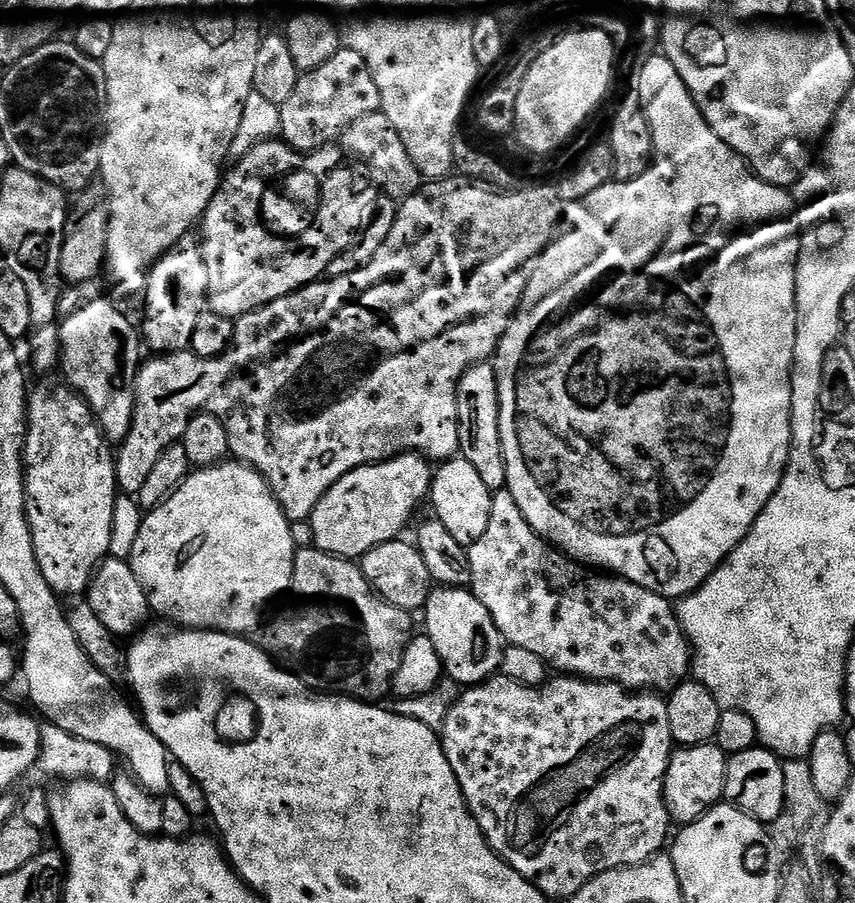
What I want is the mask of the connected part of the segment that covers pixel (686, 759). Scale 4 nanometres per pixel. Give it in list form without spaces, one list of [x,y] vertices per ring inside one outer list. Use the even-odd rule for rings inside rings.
[[[714,742],[693,748],[677,747],[670,758],[664,779],[664,801],[673,825],[692,824],[724,800],[728,756]]]

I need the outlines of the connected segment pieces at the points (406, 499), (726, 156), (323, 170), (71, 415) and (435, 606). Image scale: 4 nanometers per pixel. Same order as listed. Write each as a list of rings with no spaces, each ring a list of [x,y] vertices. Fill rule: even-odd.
[[[419,454],[396,456],[346,474],[330,486],[312,512],[314,547],[332,556],[359,558],[374,546],[397,539],[411,522],[416,507],[429,499],[433,475],[433,465]]]
[[[653,54],[653,55],[651,55],[651,56],[649,56],[649,57],[647,57],[647,59],[645,59],[645,60],[644,60],[644,61],[643,61],[643,63],[645,63],[645,64],[644,64],[644,65],[642,65],[642,66],[641,66],[641,68],[640,68],[640,73],[638,73],[638,74],[637,74],[637,76],[636,76],[636,92],[637,92],[637,94],[638,94],[638,95],[640,95],[640,97],[638,97],[638,103],[639,103],[639,105],[640,105],[640,107],[641,107],[641,108],[643,108],[643,110],[644,110],[644,113],[645,113],[645,114],[646,114],[646,122],[650,122],[650,134],[651,134],[651,135],[652,135],[652,147],[653,147],[653,149],[654,149],[654,159],[653,159],[653,161],[652,161],[652,163],[651,163],[651,164],[649,164],[649,166],[648,166],[648,169],[646,169],[646,170],[645,170],[645,171],[644,171],[644,172],[643,172],[643,174],[641,174],[641,175],[640,175],[640,176],[639,176],[639,177],[638,177],[638,178],[634,178],[634,179],[633,179],[633,180],[631,180],[631,181],[630,181],[630,182],[609,182],[609,183],[606,183],[606,184],[603,184],[603,186],[601,186],[601,187],[600,187],[600,188],[599,188],[599,189],[598,189],[598,190],[594,190],[594,194],[586,194],[586,198],[582,198],[582,199],[581,199],[581,200],[576,200],[576,201],[575,201],[575,202],[574,202],[574,203],[572,203],[572,204],[569,204],[569,205],[567,205],[567,207],[565,207],[565,208],[564,208],[564,209],[563,209],[563,212],[562,212],[562,227],[561,227],[561,228],[560,228],[560,229],[559,229],[559,232],[558,232],[558,235],[557,235],[557,236],[556,236],[556,237],[555,237],[555,239],[553,239],[553,241],[552,241],[552,243],[551,243],[551,244],[549,244],[549,245],[548,245],[548,247],[547,247],[547,248],[545,248],[545,250],[544,250],[544,252],[543,252],[543,253],[542,253],[542,254],[541,254],[541,255],[540,255],[540,258],[539,258],[539,260],[537,260],[537,261],[536,261],[536,263],[535,263],[535,265],[534,265],[534,267],[533,267],[533,268],[532,268],[532,269],[531,269],[531,272],[530,272],[530,275],[529,275],[529,277],[528,277],[528,285],[527,285],[527,286],[526,286],[526,290],[525,290],[525,291],[524,291],[524,299],[523,299],[523,300],[521,300],[521,302],[520,302],[520,307],[519,307],[519,308],[517,308],[517,310],[516,310],[516,314],[515,314],[515,316],[513,316],[513,318],[512,318],[512,321],[511,321],[511,322],[510,322],[510,326],[509,326],[509,327],[508,327],[508,329],[507,329],[507,330],[506,330],[506,334],[505,334],[505,335],[504,335],[504,336],[503,336],[503,338],[502,338],[502,339],[501,339],[501,340],[500,340],[500,344],[499,344],[499,346],[497,346],[497,348],[496,348],[496,355],[495,355],[495,357],[494,357],[494,367],[495,367],[495,369],[496,369],[496,377],[497,377],[497,378],[498,378],[498,402],[499,402],[499,403],[500,403],[500,433],[501,433],[501,434],[502,434],[502,450],[503,450],[503,451],[504,451],[504,461],[505,461],[505,462],[506,462],[506,474],[507,474],[507,475],[508,475],[508,482],[507,482],[507,485],[506,485],[506,488],[507,488],[507,491],[509,491],[509,492],[511,492],[511,494],[512,494],[512,497],[513,497],[513,498],[514,498],[514,502],[518,502],[518,510],[522,510],[522,514],[523,514],[523,515],[524,515],[524,517],[525,517],[525,518],[526,518],[526,522],[530,522],[530,526],[531,526],[531,527],[532,527],[532,528],[533,528],[533,530],[534,530],[534,531],[535,531],[535,532],[537,532],[537,533],[538,533],[538,534],[539,534],[539,536],[540,536],[540,537],[541,537],[541,538],[542,538],[542,539],[543,539],[543,540],[546,540],[546,541],[548,541],[548,543],[549,543],[549,544],[551,544],[551,545],[552,545],[552,547],[553,547],[553,548],[558,548],[558,549],[560,549],[560,551],[561,551],[561,552],[563,552],[563,553],[564,553],[564,555],[566,555],[566,556],[569,556],[569,557],[570,557],[570,559],[572,559],[572,560],[574,560],[574,561],[576,561],[576,563],[577,563],[577,564],[582,564],[582,565],[585,565],[585,566],[587,566],[587,567],[588,567],[588,568],[589,568],[589,569],[592,569],[592,570],[603,570],[603,571],[604,571],[604,572],[605,572],[605,573],[608,573],[608,574],[615,574],[615,575],[617,575],[617,576],[619,576],[619,577],[620,577],[620,579],[621,579],[621,580],[629,580],[629,581],[630,581],[630,582],[634,582],[634,583],[635,583],[635,584],[637,584],[637,585],[638,585],[638,586],[642,586],[642,587],[643,587],[643,588],[645,588],[645,589],[646,589],[646,590],[654,590],[654,594],[658,594],[658,595],[659,595],[659,596],[665,596],[665,598],[666,598],[666,599],[668,599],[668,600],[671,600],[671,601],[673,601],[673,602],[676,602],[676,601],[679,601],[679,600],[680,600],[680,599],[681,599],[681,598],[683,598],[683,597],[686,597],[686,596],[689,596],[689,594],[691,594],[691,592],[697,592],[697,591],[698,591],[698,590],[699,590],[699,589],[700,589],[700,587],[701,587],[701,586],[702,586],[702,585],[704,585],[704,583],[706,583],[706,582],[707,582],[707,581],[708,581],[708,579],[709,579],[709,578],[710,578],[710,574],[711,574],[711,573],[712,573],[712,572],[713,572],[713,571],[714,571],[714,570],[715,570],[715,569],[716,569],[716,568],[717,568],[717,567],[718,567],[718,566],[719,566],[719,565],[720,565],[720,564],[721,564],[721,562],[723,562],[723,560],[727,560],[727,559],[728,559],[728,555],[729,555],[729,554],[730,554],[730,553],[731,553],[731,552],[732,552],[732,551],[734,551],[734,549],[736,549],[736,548],[737,548],[737,546],[739,546],[739,545],[740,545],[740,543],[741,543],[741,542],[742,542],[742,538],[746,538],[746,534],[747,534],[747,533],[748,533],[748,532],[749,532],[749,530],[751,530],[751,528],[752,528],[752,527],[753,527],[753,526],[754,526],[754,522],[755,522],[755,521],[756,521],[756,519],[757,519],[757,518],[758,518],[758,514],[762,514],[762,510],[763,510],[763,509],[764,509],[764,507],[765,507],[765,506],[766,506],[766,502],[770,502],[770,498],[771,498],[771,497],[772,497],[772,495],[774,495],[774,494],[775,494],[775,493],[776,493],[776,491],[777,491],[777,490],[778,490],[778,486],[779,486],[779,485],[780,485],[780,483],[781,483],[781,482],[782,482],[782,478],[783,478],[783,477],[784,477],[784,468],[785,468],[785,467],[786,467],[786,466],[787,466],[787,465],[788,465],[788,456],[789,456],[789,454],[790,454],[790,453],[792,453],[792,359],[793,359],[793,358],[794,358],[794,346],[795,346],[795,345],[796,345],[796,263],[797,263],[797,262],[798,262],[798,258],[799,258],[799,257],[800,257],[800,238],[799,238],[799,235],[798,235],[798,216],[797,216],[797,213],[796,213],[796,212],[795,212],[795,211],[794,211],[794,204],[793,204],[793,208],[792,208],[792,200],[793,200],[793,201],[794,201],[794,196],[793,196],[793,193],[792,193],[792,192],[791,192],[791,191],[789,191],[789,189],[787,189],[787,188],[779,188],[779,187],[778,187],[778,186],[774,186],[774,185],[773,185],[773,184],[767,184],[767,182],[765,182],[765,180],[760,180],[760,179],[759,179],[759,178],[758,178],[758,177],[756,177],[756,173],[755,173],[755,172],[753,172],[753,171],[752,171],[752,169],[751,169],[751,168],[749,168],[749,167],[748,167],[748,164],[747,164],[747,162],[745,162],[745,160],[743,160],[743,158],[741,158],[741,157],[740,157],[740,156],[739,156],[739,154],[738,154],[738,153],[736,153],[736,151],[735,151],[735,150],[734,150],[734,149],[732,149],[732,148],[731,148],[731,147],[730,147],[730,146],[726,146],[726,142],[722,142],[722,138],[718,138],[718,134],[714,134],[714,130],[710,130],[710,126],[709,126],[709,125],[708,125],[708,124],[707,124],[707,123],[706,123],[706,121],[704,121],[704,119],[703,119],[703,118],[702,118],[702,114],[701,114],[701,113],[700,113],[700,111],[699,111],[699,110],[698,110],[698,106],[697,106],[697,105],[696,105],[696,103],[695,103],[695,102],[694,102],[694,98],[693,98],[693,97],[692,97],[692,95],[691,95],[691,94],[690,94],[690,90],[686,90],[686,82],[682,82],[682,78],[678,78],[678,70],[674,70],[674,66],[673,66],[673,65],[672,65],[672,64],[671,64],[671,62],[669,62],[669,60],[668,60],[668,59],[666,59],[666,58],[665,58],[665,56],[663,56],[663,55],[662,55],[662,54]]]
[[[280,138],[267,140],[254,146],[250,154],[235,161],[227,169],[214,198],[210,198],[210,204],[206,206],[204,219],[198,225],[198,233],[200,232],[198,243],[208,275],[207,311],[239,318],[278,298],[286,298],[300,288],[305,288],[307,284],[316,283],[327,273],[330,262],[334,262],[334,258],[338,258],[342,250],[351,246],[352,239],[356,237],[356,233],[366,220],[366,209],[370,207],[370,202],[376,200],[377,195],[378,189],[367,167],[359,160],[349,158],[343,147],[329,146],[319,148],[317,152],[305,154],[294,151]],[[296,169],[313,172],[320,180],[320,205],[317,217],[305,233],[296,239],[281,239],[266,234],[260,219],[260,203],[269,185]]]
[[[59,386],[60,388],[36,388],[31,389],[28,397],[28,433],[24,435],[24,513],[28,515],[28,525],[30,526],[30,534],[34,542],[34,554],[38,558],[38,570],[42,574],[42,578],[46,578],[46,582],[56,591],[57,597],[65,598],[64,596],[76,596],[72,598],[80,598],[88,591],[88,584],[92,581],[92,575],[96,573],[96,569],[104,563],[106,557],[109,555],[108,547],[111,540],[111,527],[114,525],[114,508],[118,497],[118,489],[116,487],[116,461],[114,459],[113,449],[110,447],[107,440],[104,439],[100,433],[100,422],[96,419],[96,415],[92,413],[92,408],[86,403],[84,399],[76,395],[71,388],[67,386]]]
[[[437,587],[428,597],[422,609],[423,631],[434,642],[438,658],[442,662],[447,679],[457,686],[475,686],[492,679],[500,672],[506,641],[501,636],[490,610],[478,602],[478,598],[468,588]]]

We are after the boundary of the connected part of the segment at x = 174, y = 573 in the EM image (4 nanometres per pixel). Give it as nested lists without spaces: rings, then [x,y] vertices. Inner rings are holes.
[[[225,462],[217,464],[214,468],[201,468],[193,471],[182,483],[176,487],[176,492],[166,502],[162,502],[153,512],[147,513],[141,522],[141,529],[134,540],[133,552],[130,563],[134,570],[134,578],[146,590],[149,609],[160,616],[165,616],[165,621],[179,626],[185,630],[199,630],[202,632],[230,632],[233,634],[251,634],[265,623],[269,615],[268,607],[287,593],[292,586],[292,575],[294,574],[294,558],[298,549],[294,546],[292,537],[292,526],[282,510],[282,506],[276,500],[276,496],[270,490],[270,486],[264,481],[264,477],[247,464],[239,462]]]

